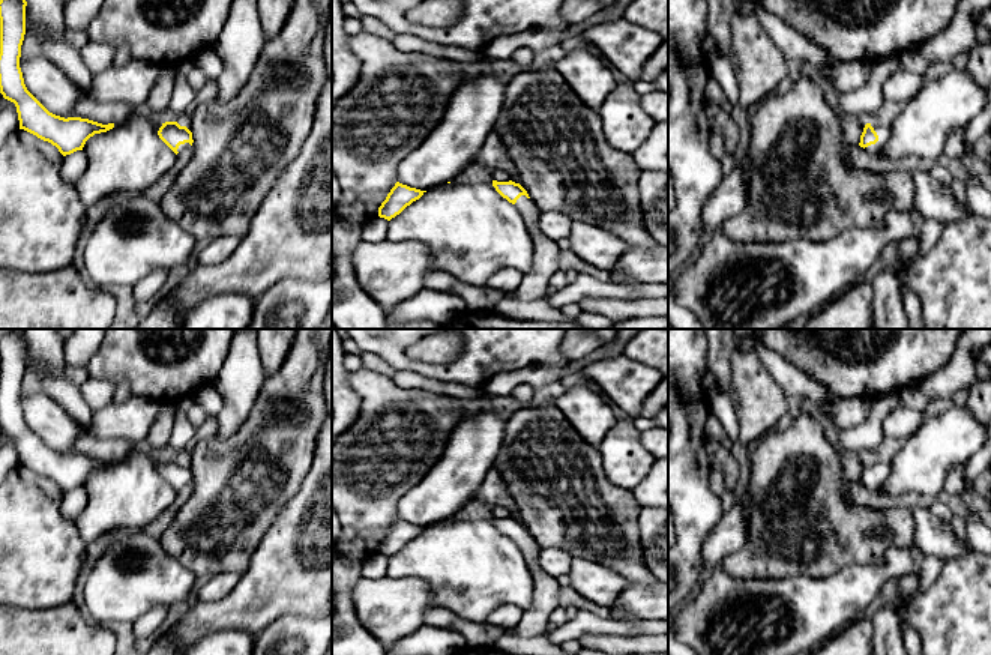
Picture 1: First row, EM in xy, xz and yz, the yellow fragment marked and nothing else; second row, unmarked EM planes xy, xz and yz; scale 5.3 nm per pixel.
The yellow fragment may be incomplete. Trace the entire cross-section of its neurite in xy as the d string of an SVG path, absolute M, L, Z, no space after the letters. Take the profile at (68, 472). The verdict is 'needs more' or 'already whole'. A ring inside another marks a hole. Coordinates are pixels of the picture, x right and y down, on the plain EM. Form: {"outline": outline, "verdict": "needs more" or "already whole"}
{"outline": "M21 329L0 335L0 430L15 440L20 466L51 479L66 493L83 487L90 473L113 466L114 460L102 461L81 454L56 452L27 427L20 404L26 343Z", "verdict": "already whole"}

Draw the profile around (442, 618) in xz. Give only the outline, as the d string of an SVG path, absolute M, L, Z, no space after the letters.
M441 607L428 608L423 614L425 625L437 626L441 629L452 629L452 625L458 619L461 619L458 614Z

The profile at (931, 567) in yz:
M922 556L920 557L920 581L919 589L920 592L926 590L941 572L943 565L946 560L935 557L935 556Z

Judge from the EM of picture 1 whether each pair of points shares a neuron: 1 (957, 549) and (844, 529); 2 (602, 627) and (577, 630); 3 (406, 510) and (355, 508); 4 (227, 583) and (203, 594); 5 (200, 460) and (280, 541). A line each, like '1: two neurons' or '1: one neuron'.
1: two neurons
2: one neuron
3: two neurons
4: one neuron
5: two neurons

